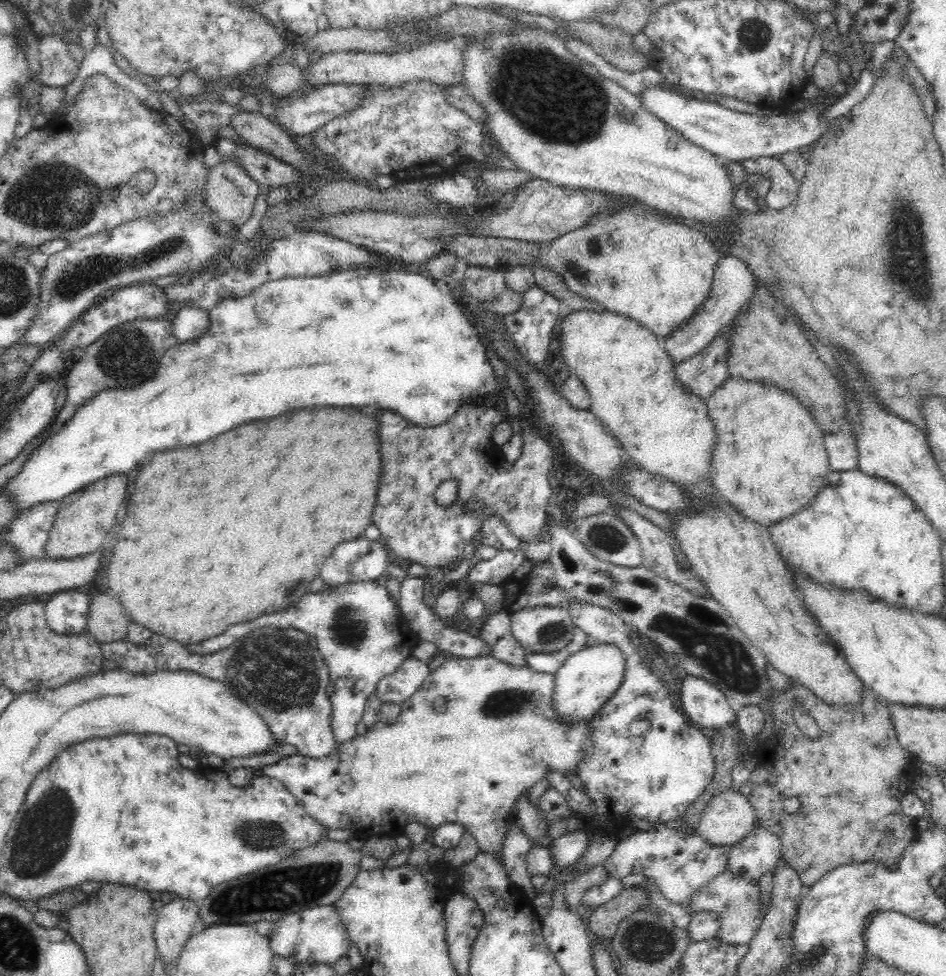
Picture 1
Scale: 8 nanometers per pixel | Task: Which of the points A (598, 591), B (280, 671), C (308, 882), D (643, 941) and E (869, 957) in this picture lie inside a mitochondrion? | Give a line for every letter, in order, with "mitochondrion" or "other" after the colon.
A: mitochondrion
B: mitochondrion
C: mitochondrion
D: mitochondrion
E: other

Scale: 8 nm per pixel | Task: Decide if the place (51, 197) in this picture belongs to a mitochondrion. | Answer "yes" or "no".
yes

